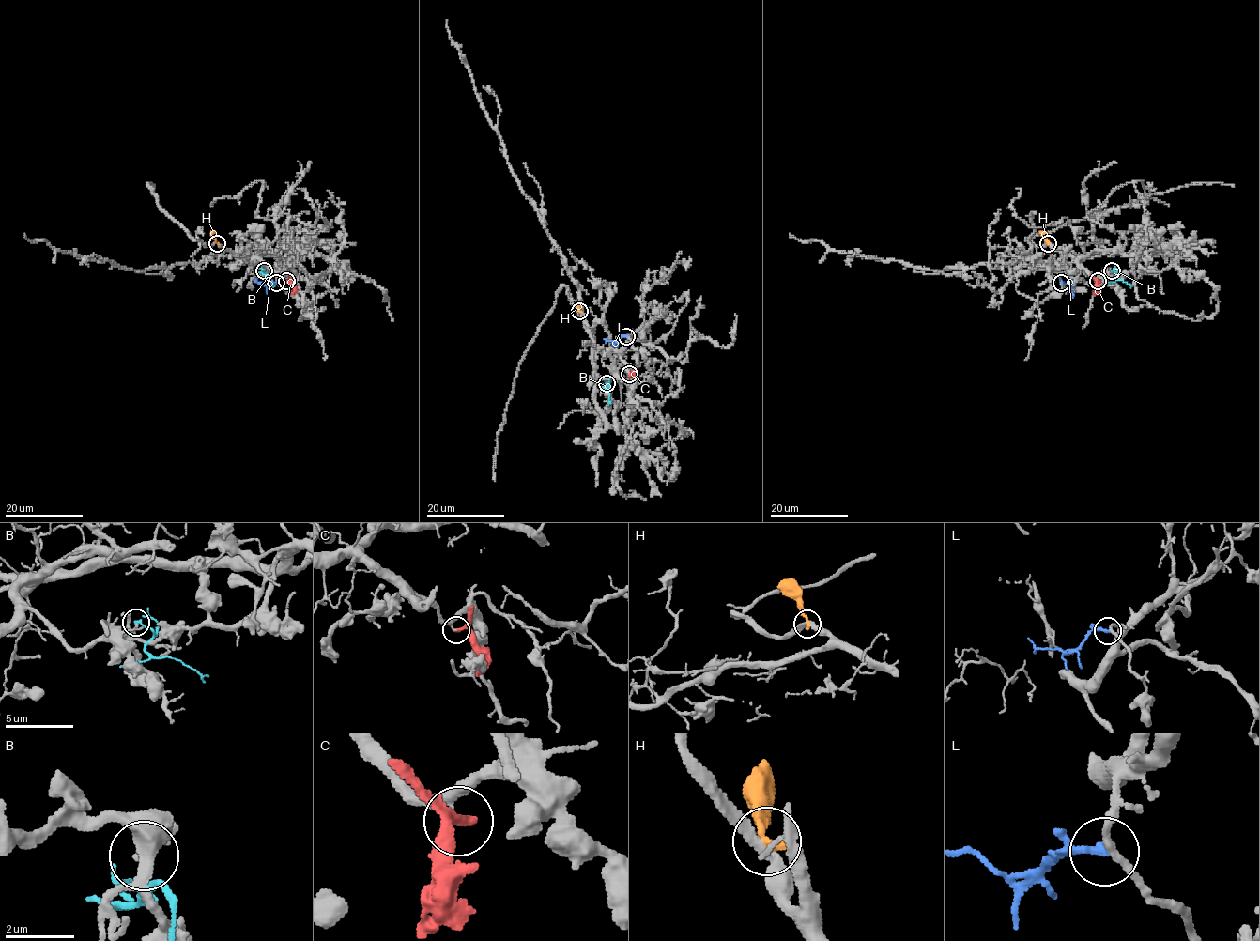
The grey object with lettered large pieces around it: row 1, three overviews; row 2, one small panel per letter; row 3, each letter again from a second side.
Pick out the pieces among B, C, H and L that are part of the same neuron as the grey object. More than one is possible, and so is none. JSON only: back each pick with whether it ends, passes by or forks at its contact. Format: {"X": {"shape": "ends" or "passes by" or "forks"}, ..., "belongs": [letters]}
{"belongs": []}

